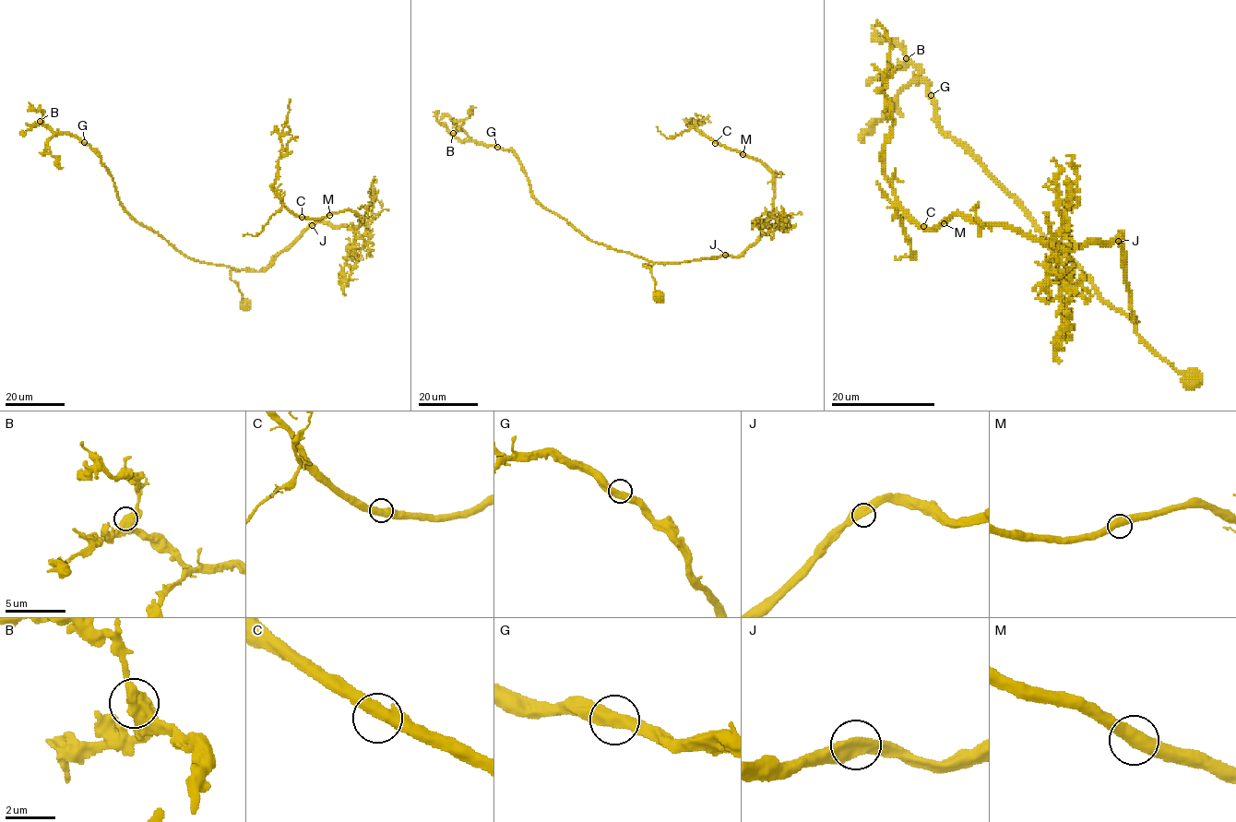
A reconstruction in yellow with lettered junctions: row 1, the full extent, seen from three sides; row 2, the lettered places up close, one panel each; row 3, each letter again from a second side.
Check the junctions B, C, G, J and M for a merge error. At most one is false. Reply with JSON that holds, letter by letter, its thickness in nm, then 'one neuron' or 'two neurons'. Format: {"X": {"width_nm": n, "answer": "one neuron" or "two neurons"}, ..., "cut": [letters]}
{"B": {"width_nm": 550, "answer": "one neuron"}, "C": {"width_nm": 550, "answer": "one neuron"}, "G": {"width_nm": 500, "answer": "one neuron"}, "J": {"width_nm": 550, "answer": "one neuron"}, "M": {"width_nm": 550, "answer": "one neuron"}, "cut": []}

